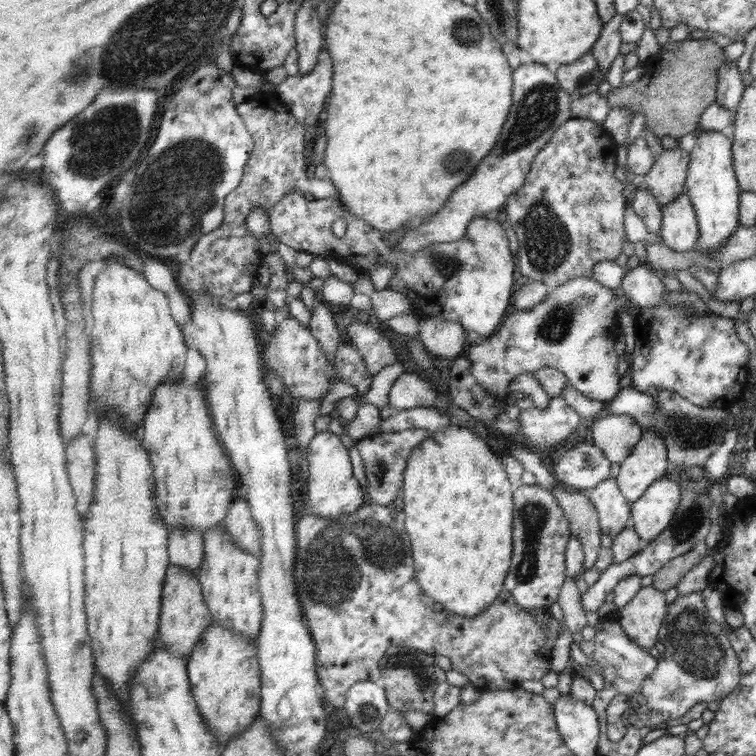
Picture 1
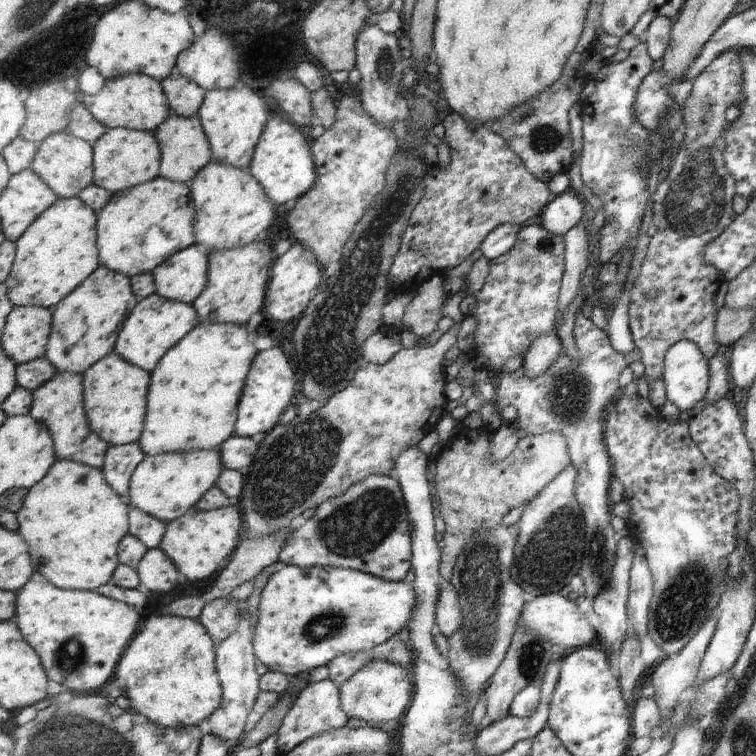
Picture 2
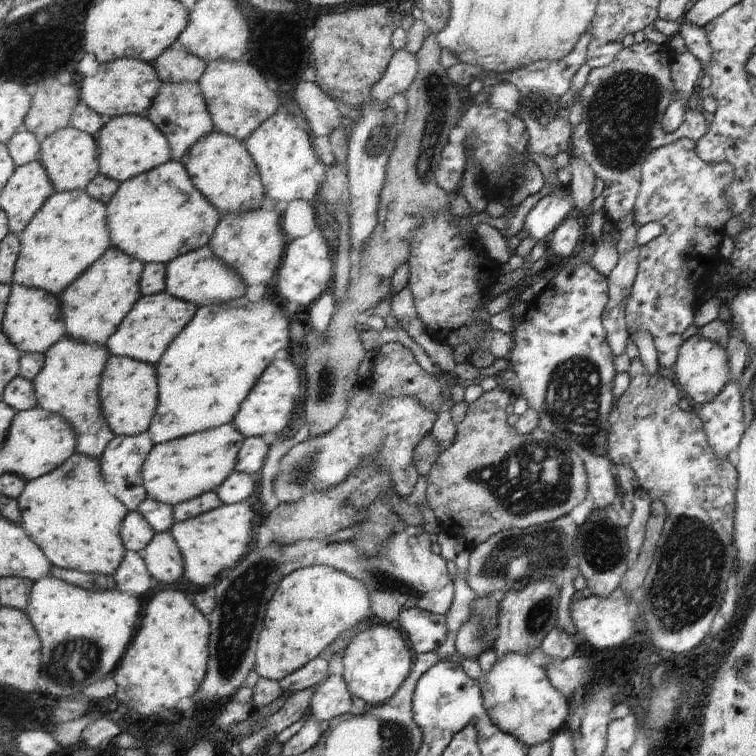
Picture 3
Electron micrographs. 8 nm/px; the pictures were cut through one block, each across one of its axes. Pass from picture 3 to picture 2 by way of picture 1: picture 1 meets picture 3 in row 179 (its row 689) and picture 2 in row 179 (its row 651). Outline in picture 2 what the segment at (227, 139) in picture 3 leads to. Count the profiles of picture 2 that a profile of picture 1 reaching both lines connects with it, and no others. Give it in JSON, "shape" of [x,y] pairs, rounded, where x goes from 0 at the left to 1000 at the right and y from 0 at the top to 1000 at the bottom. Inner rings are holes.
{"shape":[[[284,212],[274,217],[250,242],[262,290],[258,310],[262,321],[278,332],[313,328],[347,315],[361,288],[361,270],[348,245],[328,226]]]}

